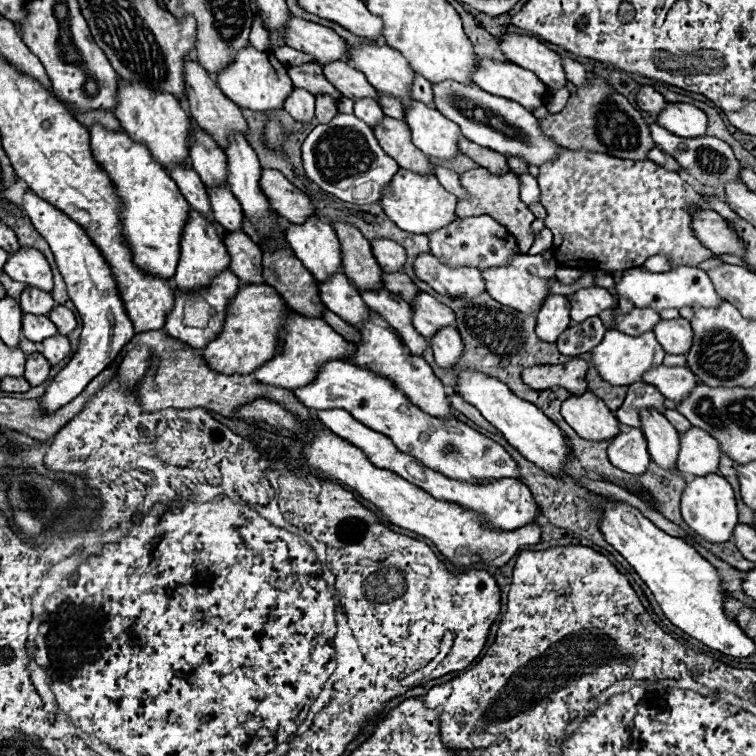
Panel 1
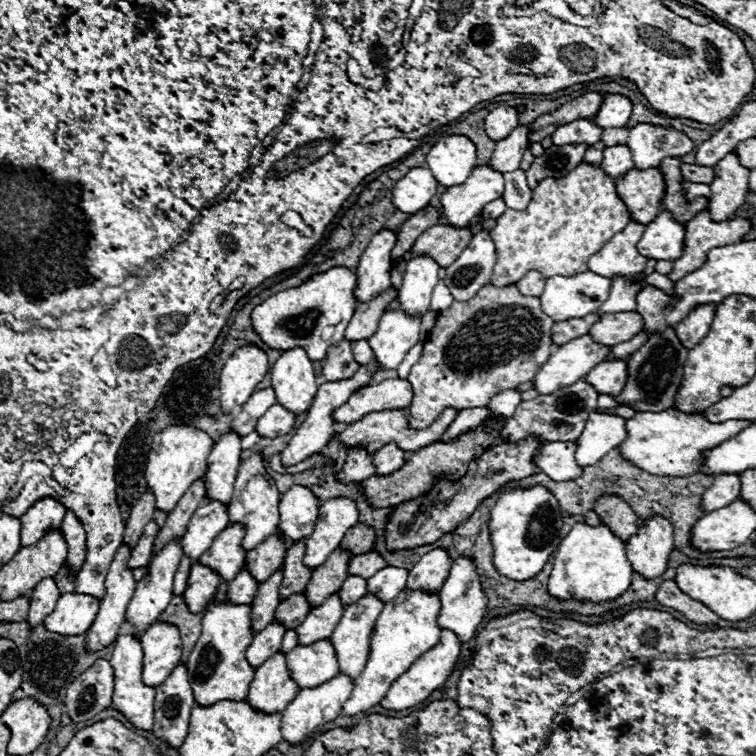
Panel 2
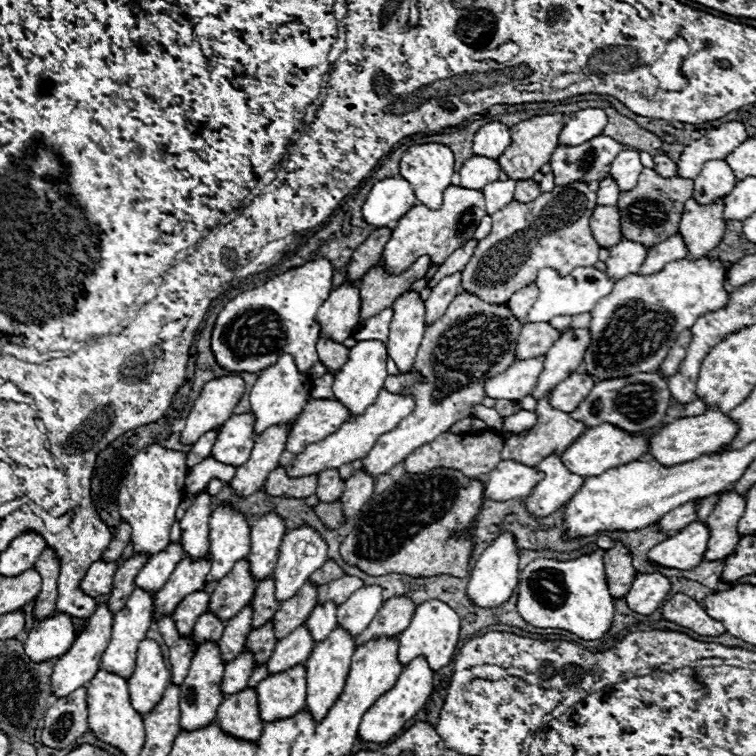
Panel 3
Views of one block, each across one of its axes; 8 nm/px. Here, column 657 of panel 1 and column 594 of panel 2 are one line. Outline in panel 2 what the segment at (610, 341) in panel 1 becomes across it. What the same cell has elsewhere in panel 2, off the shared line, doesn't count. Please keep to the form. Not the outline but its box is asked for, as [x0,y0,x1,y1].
[534,336,612,394]

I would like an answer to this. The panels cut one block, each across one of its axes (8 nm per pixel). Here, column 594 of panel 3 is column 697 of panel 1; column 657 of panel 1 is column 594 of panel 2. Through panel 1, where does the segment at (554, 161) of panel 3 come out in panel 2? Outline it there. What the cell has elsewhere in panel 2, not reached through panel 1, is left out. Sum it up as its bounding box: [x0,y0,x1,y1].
[552,118,602,144]

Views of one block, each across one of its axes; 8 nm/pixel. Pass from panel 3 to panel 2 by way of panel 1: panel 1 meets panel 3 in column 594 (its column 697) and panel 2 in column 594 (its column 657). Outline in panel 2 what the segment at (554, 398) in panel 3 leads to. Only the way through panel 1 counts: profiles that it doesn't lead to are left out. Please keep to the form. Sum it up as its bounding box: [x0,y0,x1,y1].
[584,360,628,396]

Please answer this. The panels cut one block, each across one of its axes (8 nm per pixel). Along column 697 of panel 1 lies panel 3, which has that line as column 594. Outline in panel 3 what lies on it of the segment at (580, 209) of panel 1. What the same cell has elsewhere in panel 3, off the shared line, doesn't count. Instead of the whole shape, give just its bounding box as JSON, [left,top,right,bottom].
[462,182,600,304]

